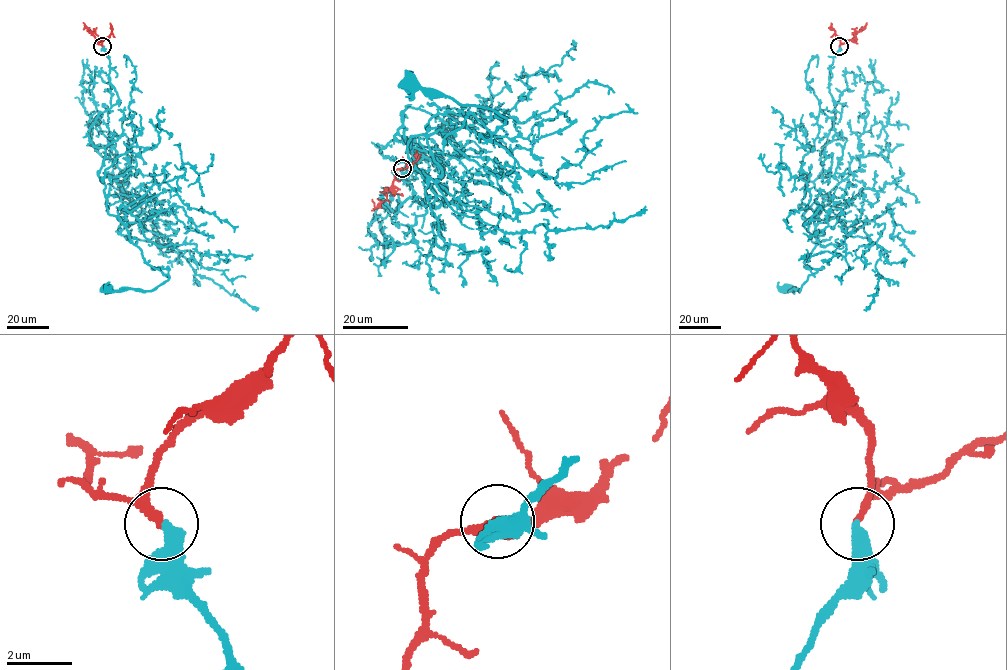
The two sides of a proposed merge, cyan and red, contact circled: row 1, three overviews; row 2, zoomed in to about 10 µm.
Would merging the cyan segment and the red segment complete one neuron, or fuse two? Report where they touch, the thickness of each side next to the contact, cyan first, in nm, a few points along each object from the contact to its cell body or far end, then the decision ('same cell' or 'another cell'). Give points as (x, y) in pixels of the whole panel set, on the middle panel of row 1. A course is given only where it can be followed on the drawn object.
at (402, 168); 420 nm thick on the cyan side, 170 nm on the other; cyan runs (402, 168), (428, 157), (382, 155), (400, 128), (409, 142), (471, 113), (493, 132), (506, 119), (409, 82); red runs (402, 168), (395, 172), (386, 198), (376, 207), (371, 199); same cell

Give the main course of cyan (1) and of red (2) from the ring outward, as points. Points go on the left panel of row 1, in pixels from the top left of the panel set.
1: (102, 46), (119, 99), (88, 136), (105, 151), (106, 208), (169, 276), (149, 291), (107, 290)
2: (102, 46), (98, 43), (92, 31), (86, 27), (83, 29)

